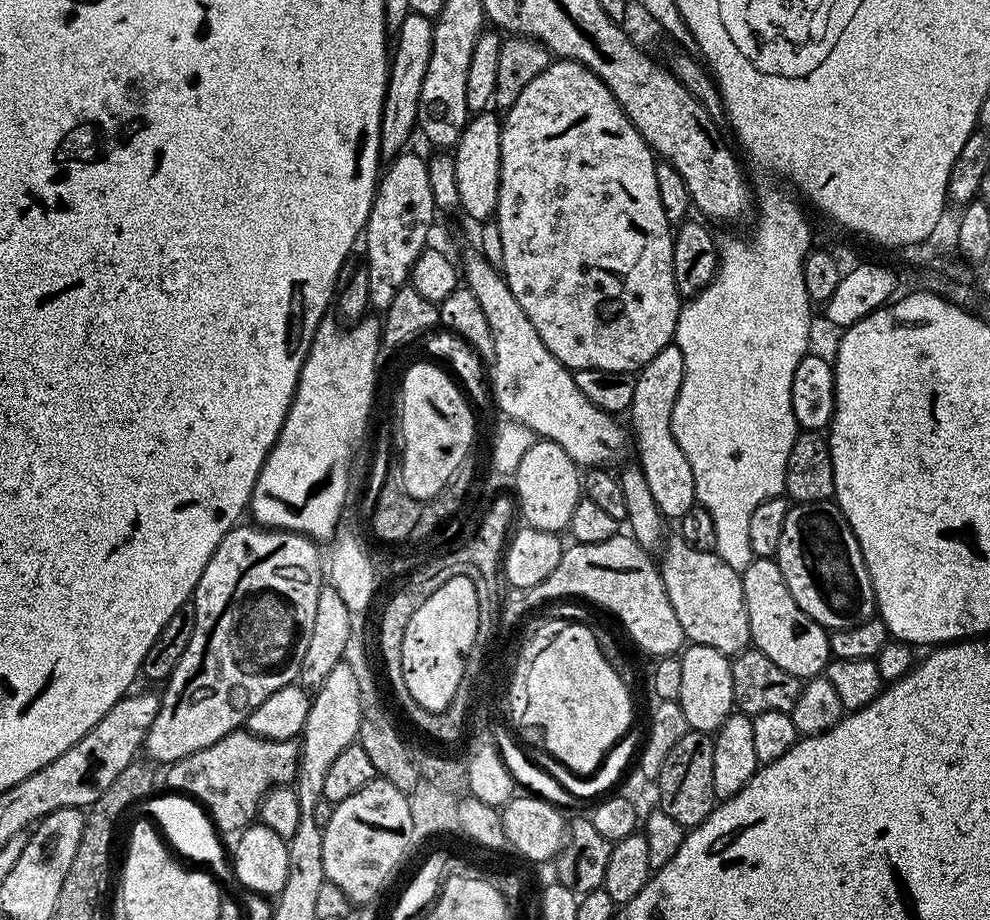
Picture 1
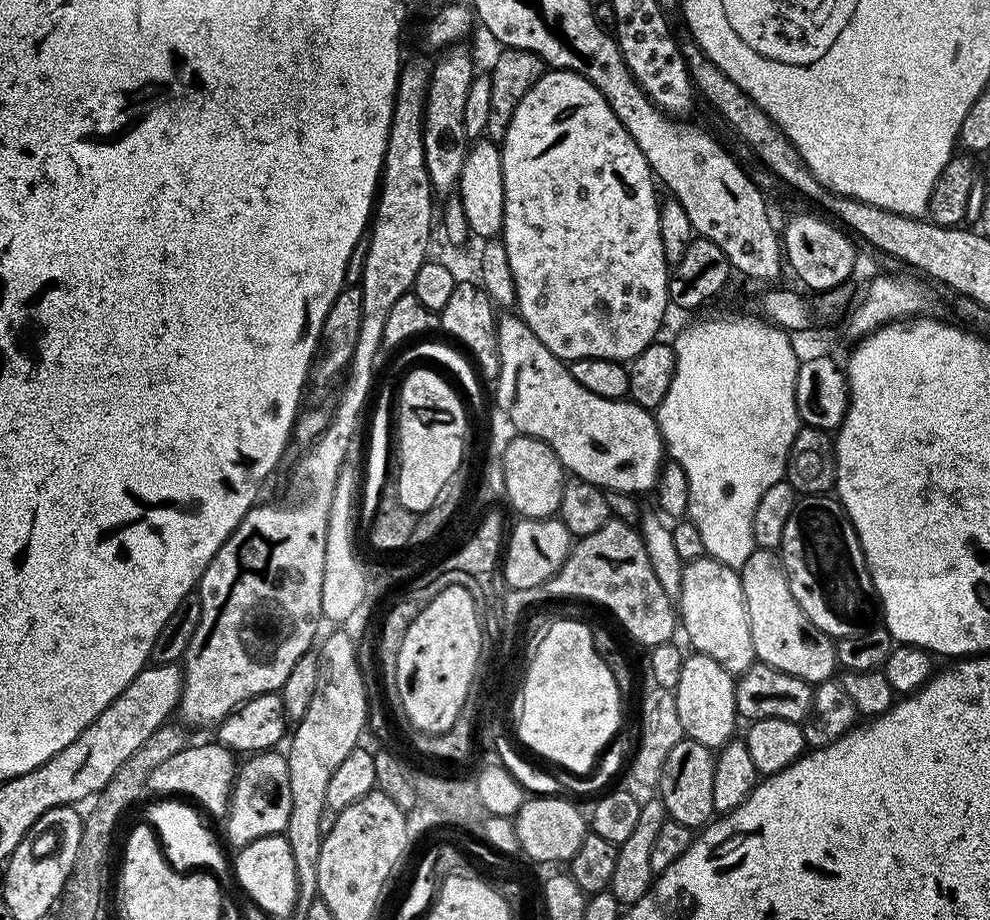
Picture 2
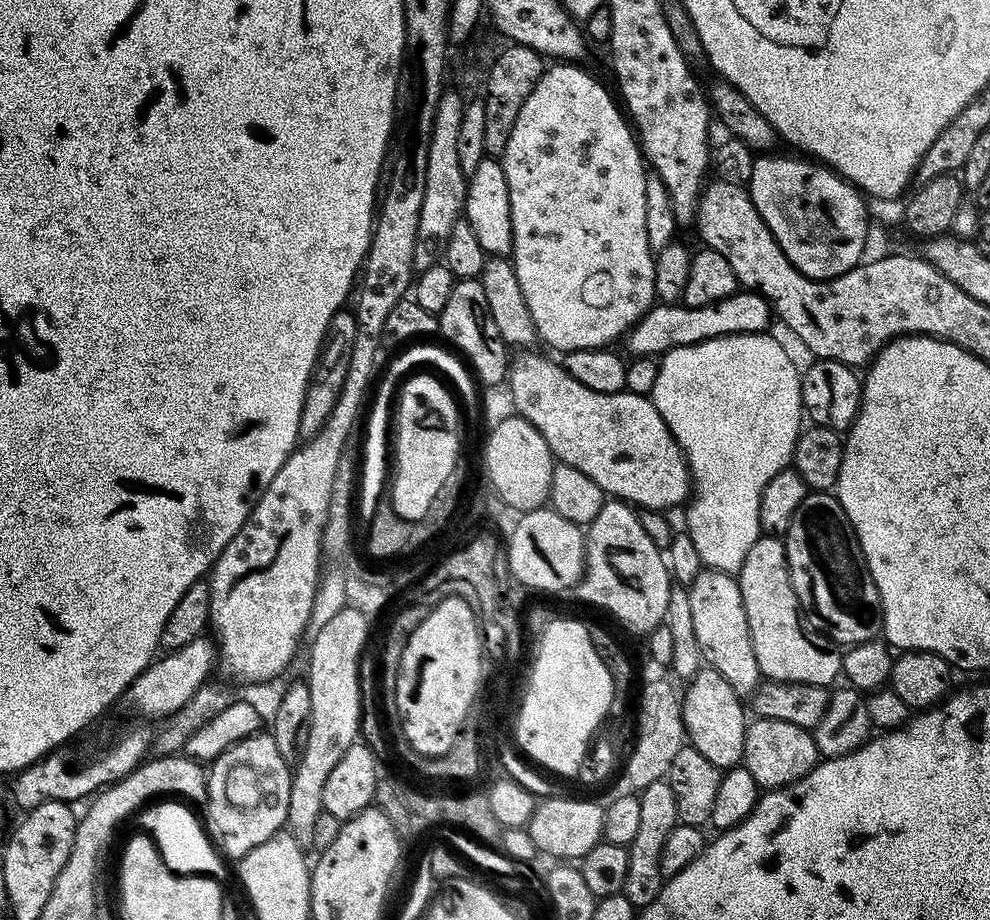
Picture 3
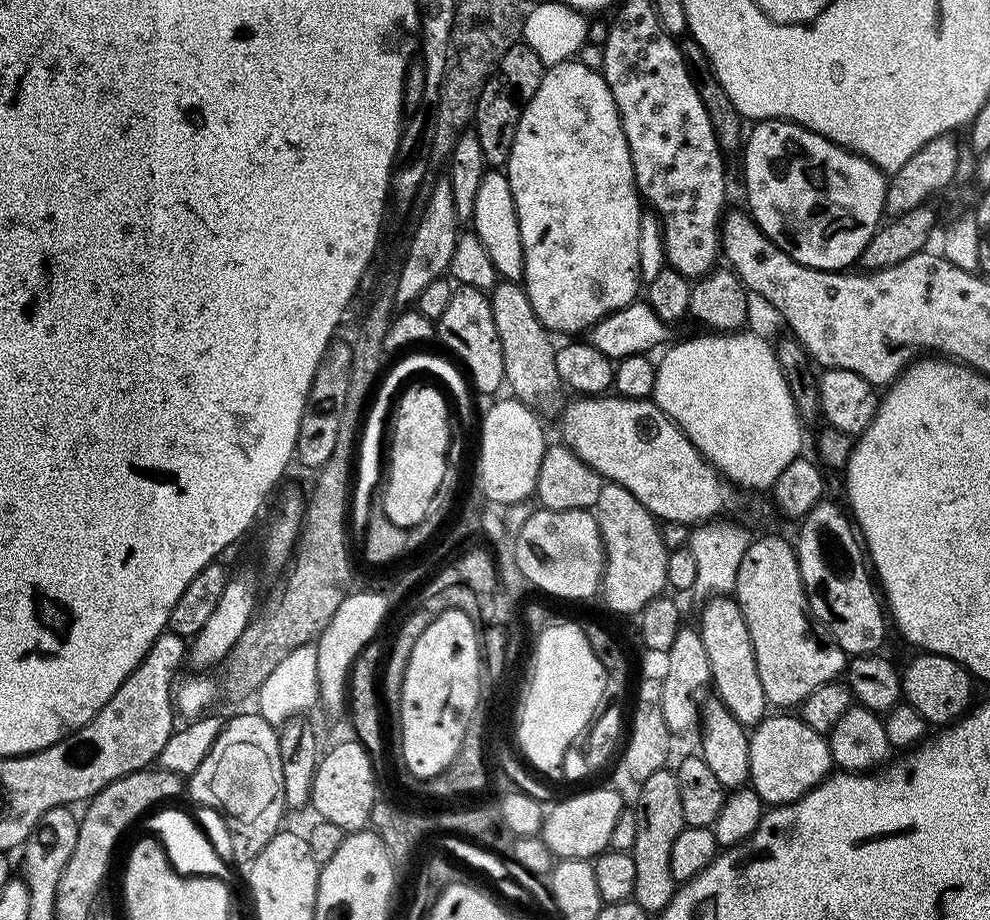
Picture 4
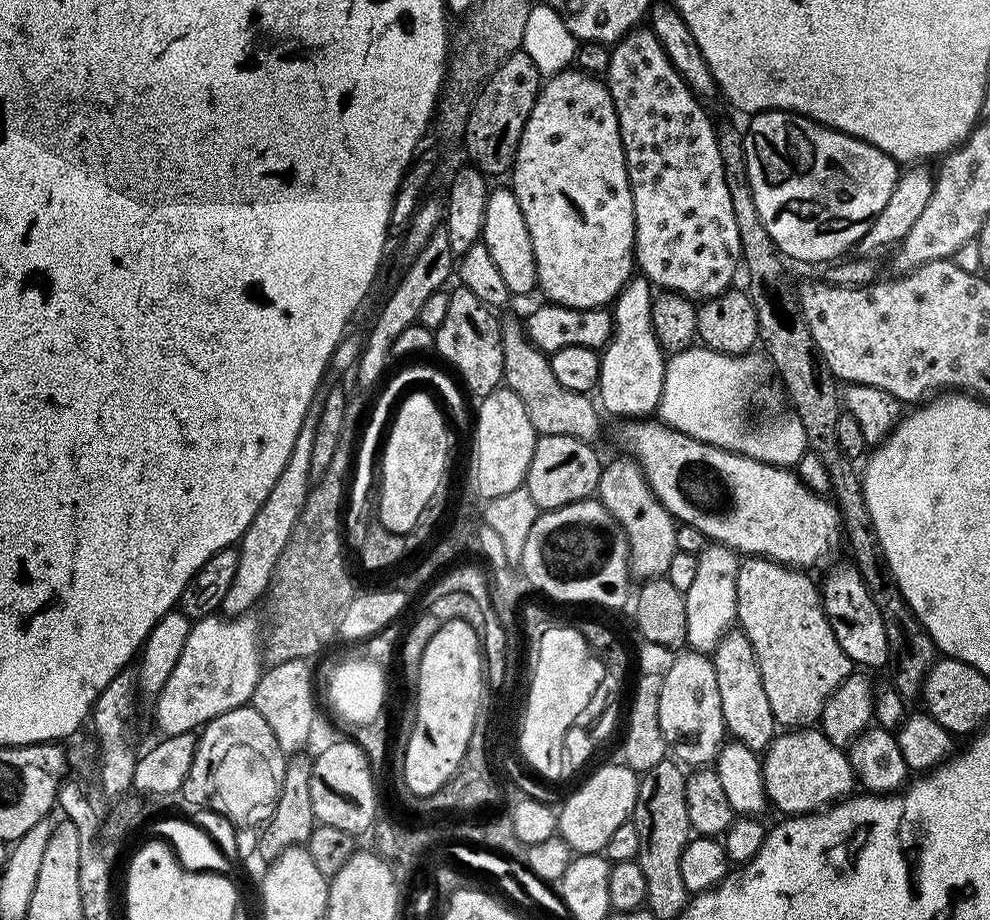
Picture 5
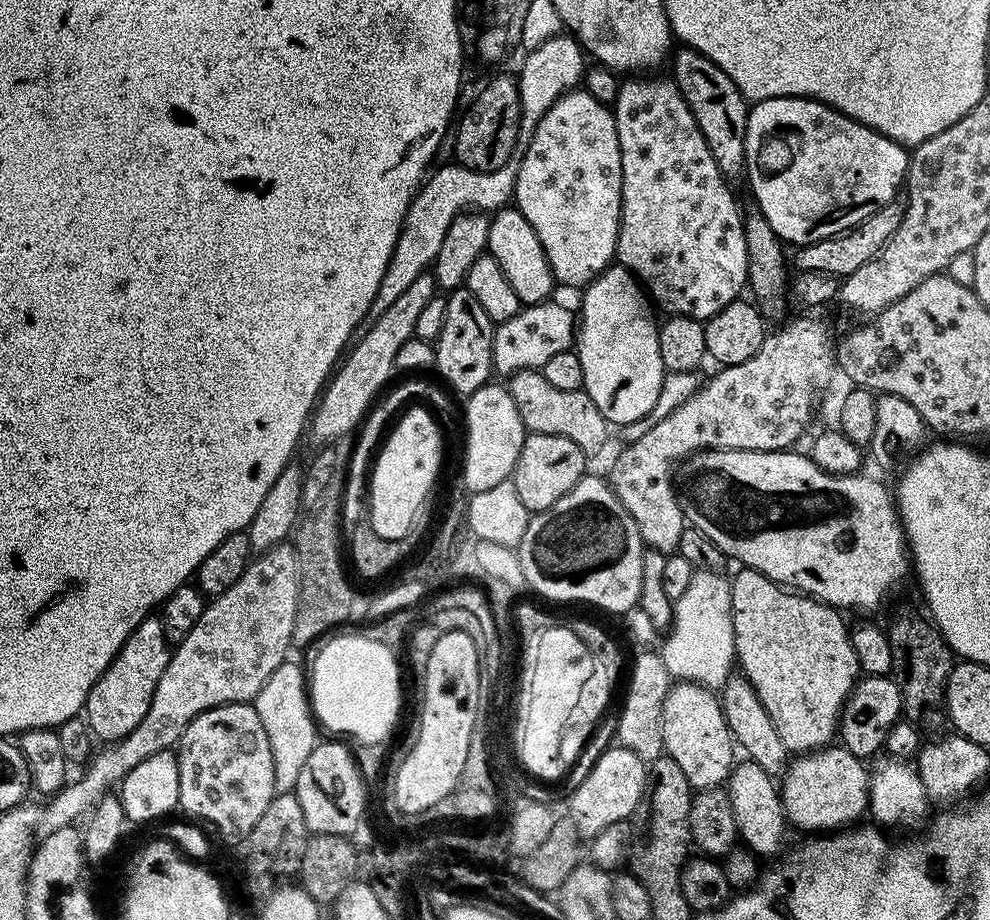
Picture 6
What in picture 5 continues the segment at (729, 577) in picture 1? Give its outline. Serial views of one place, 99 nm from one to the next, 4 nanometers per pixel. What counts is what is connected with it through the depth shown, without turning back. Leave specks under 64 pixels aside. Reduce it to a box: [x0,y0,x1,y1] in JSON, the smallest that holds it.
[710,626,778,754]

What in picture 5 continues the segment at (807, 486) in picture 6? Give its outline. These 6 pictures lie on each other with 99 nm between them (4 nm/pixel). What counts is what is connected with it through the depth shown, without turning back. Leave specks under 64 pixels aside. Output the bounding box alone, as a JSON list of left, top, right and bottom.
[616,418,842,570]

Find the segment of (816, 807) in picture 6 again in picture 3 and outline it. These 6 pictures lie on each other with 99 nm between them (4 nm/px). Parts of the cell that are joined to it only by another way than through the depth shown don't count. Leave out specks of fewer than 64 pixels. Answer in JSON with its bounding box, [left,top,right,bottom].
[742,718,821,790]

